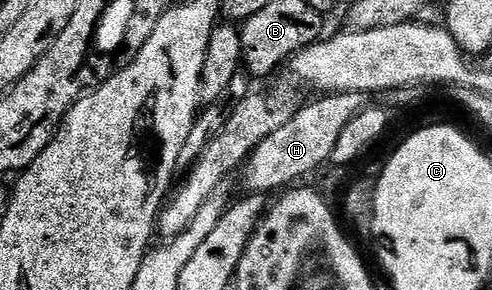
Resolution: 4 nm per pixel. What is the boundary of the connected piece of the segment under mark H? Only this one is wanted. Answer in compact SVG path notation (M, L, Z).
M360 91L326 93L314 98L318 99L304 104L302 108L299 106L294 112L292 121L280 125L276 133L264 137L264 141L256 145L256 149L246 160L244 170L241 172L242 179L246 182L247 192L281 192L305 180L302 178L312 174L321 163L329 164L333 160L336 141L344 125L348 125L348 121L352 121L352 117L356 117L356 113L360 113L368 103L367 96Z

